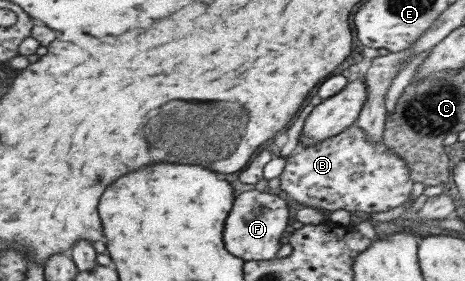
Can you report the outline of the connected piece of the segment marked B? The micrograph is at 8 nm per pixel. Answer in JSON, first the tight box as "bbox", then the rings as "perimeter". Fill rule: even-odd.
{"bbox":[281,123,413,213],"perimeter":[[[354,123],[337,136],[327,137],[326,140],[319,141],[318,144],[311,147],[303,147],[298,145],[295,151],[285,157],[283,174],[281,177],[281,189],[287,197],[299,203],[299,205],[307,207],[319,207],[321,210],[333,211],[335,209],[345,209],[350,213],[354,211],[362,211],[363,213],[385,212],[389,208],[395,208],[401,204],[406,207],[403,211],[407,211],[413,207],[413,199],[411,198],[412,181],[408,177],[407,163],[403,159],[399,159],[395,153],[391,153],[383,141],[379,143],[371,143],[365,141],[363,131]]]}

